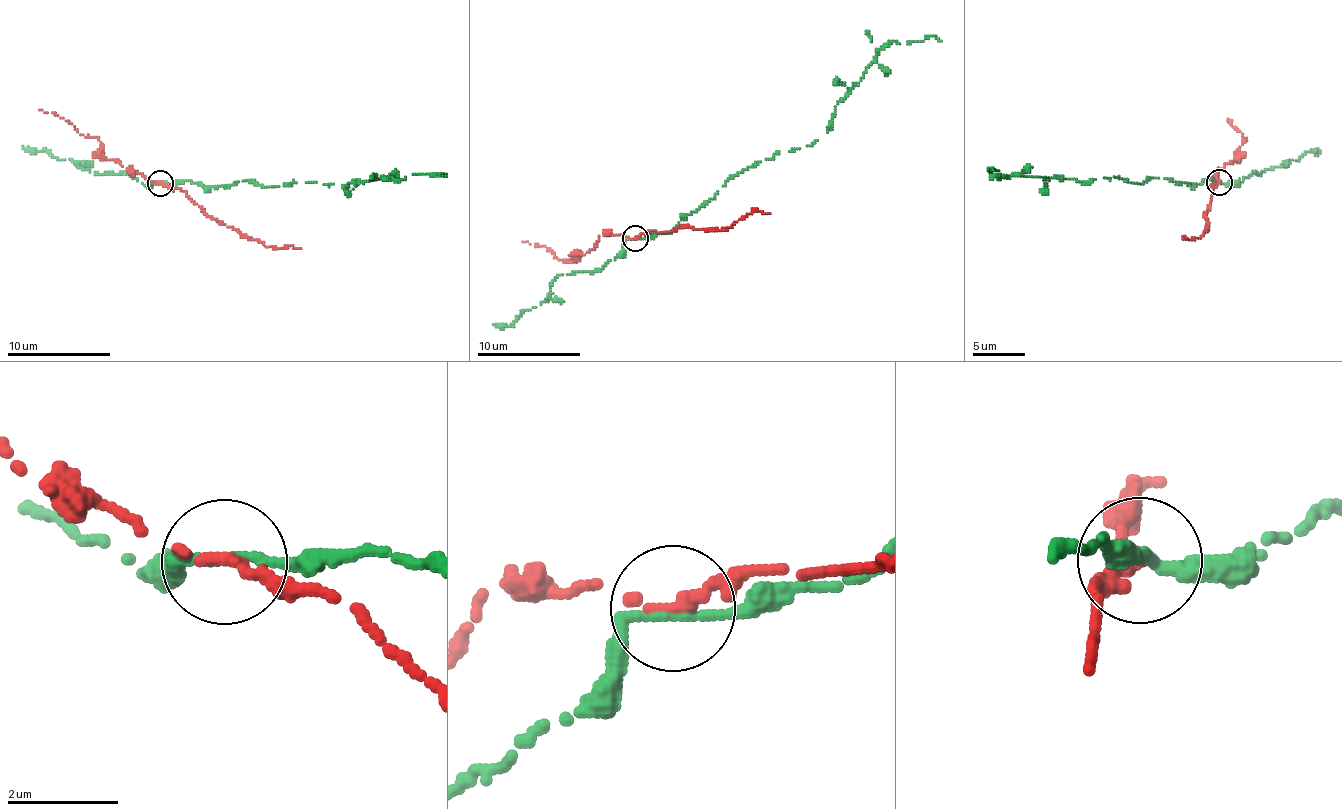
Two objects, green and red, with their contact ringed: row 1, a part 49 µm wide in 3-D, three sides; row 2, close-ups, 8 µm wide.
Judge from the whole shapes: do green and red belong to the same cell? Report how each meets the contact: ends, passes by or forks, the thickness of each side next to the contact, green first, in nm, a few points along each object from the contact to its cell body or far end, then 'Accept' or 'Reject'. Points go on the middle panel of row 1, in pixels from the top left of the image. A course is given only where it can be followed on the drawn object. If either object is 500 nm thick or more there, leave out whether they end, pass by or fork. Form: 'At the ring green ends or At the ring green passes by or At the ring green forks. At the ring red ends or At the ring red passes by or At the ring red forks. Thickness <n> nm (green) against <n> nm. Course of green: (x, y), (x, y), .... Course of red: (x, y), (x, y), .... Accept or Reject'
At the ring green passes by. At the ring red ends. Thickness 180 nm (green) against 300 nm. Course of green: (633, 239), (669, 233), (730, 178), (779, 151), (812, 146), (827, 132), (835, 106), (894, 41), (941, 41). Course of red: (635, 239), (655, 230), (680, 227), (722, 230), (749, 213), (770, 213). Reject

